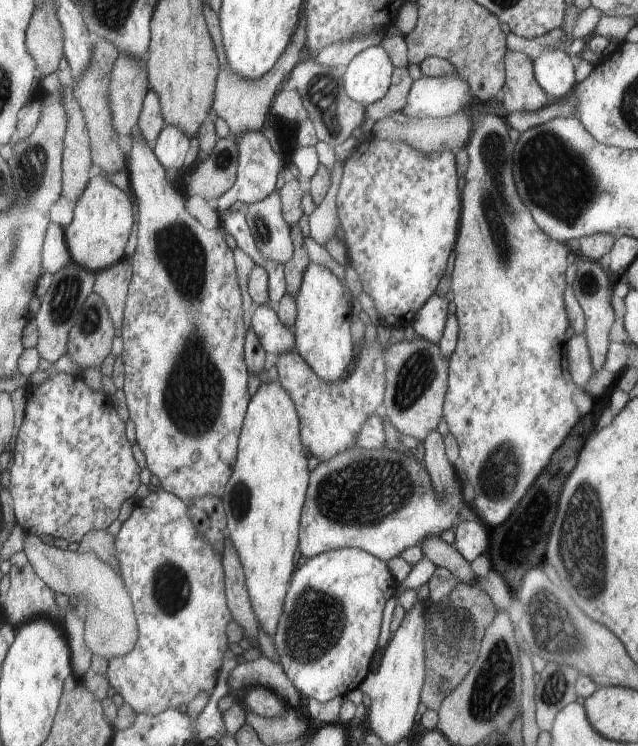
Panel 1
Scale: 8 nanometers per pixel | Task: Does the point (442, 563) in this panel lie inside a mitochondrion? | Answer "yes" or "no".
no

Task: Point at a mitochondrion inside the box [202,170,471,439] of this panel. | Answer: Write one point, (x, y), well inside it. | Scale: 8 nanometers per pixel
(417, 374)

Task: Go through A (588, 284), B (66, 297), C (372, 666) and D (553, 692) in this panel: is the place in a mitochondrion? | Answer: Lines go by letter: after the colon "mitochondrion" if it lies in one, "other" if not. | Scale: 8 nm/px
A: mitochondrion
B: mitochondrion
C: other
D: mitochondrion

